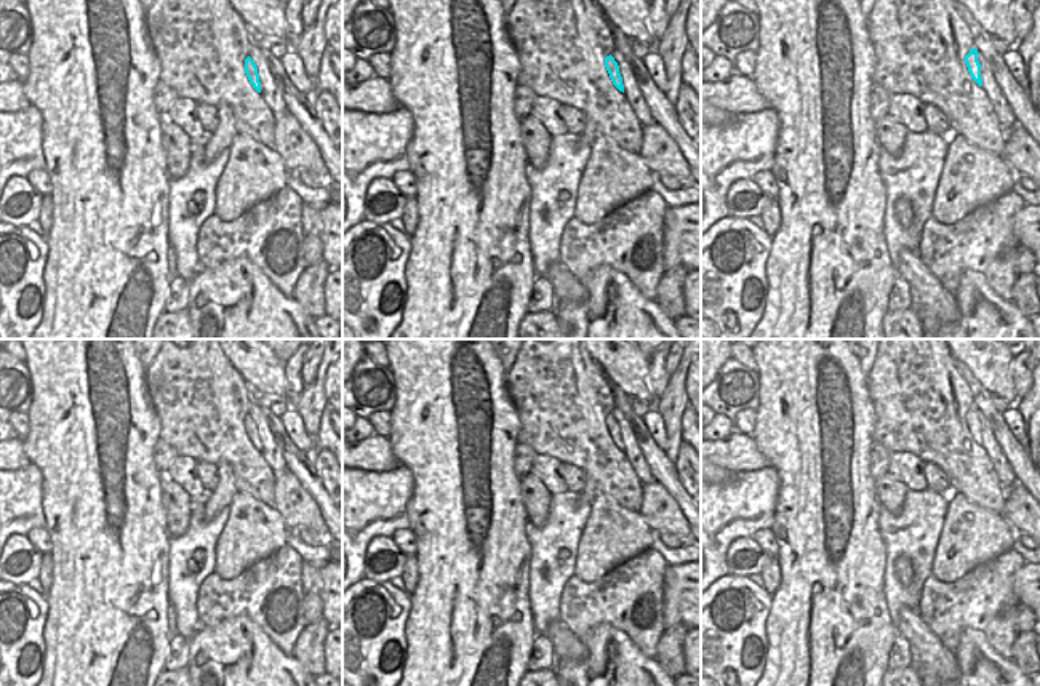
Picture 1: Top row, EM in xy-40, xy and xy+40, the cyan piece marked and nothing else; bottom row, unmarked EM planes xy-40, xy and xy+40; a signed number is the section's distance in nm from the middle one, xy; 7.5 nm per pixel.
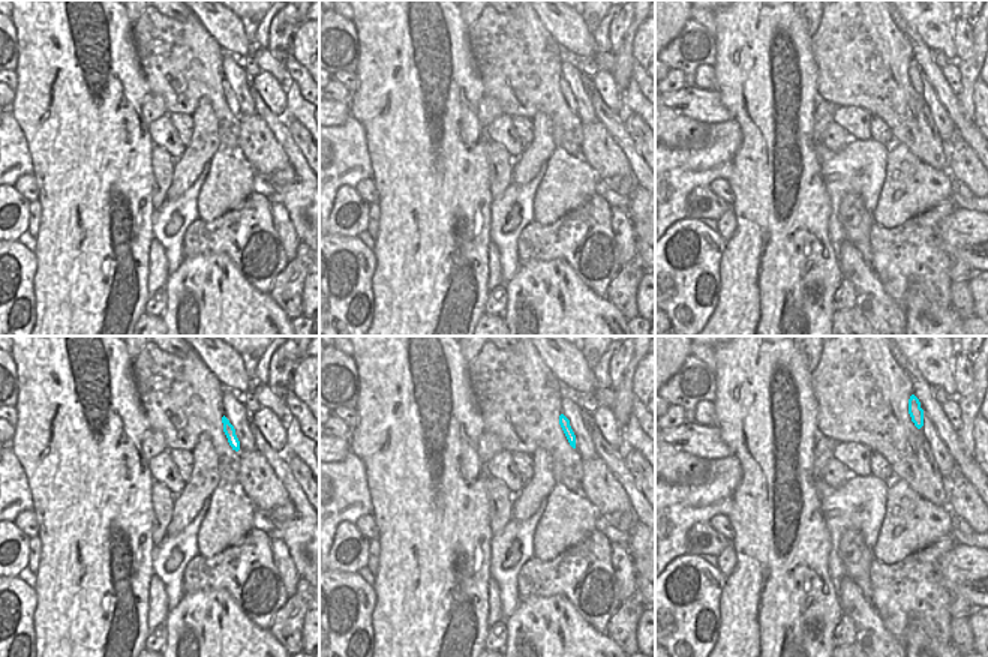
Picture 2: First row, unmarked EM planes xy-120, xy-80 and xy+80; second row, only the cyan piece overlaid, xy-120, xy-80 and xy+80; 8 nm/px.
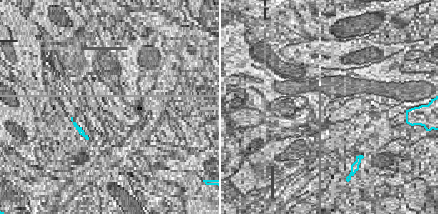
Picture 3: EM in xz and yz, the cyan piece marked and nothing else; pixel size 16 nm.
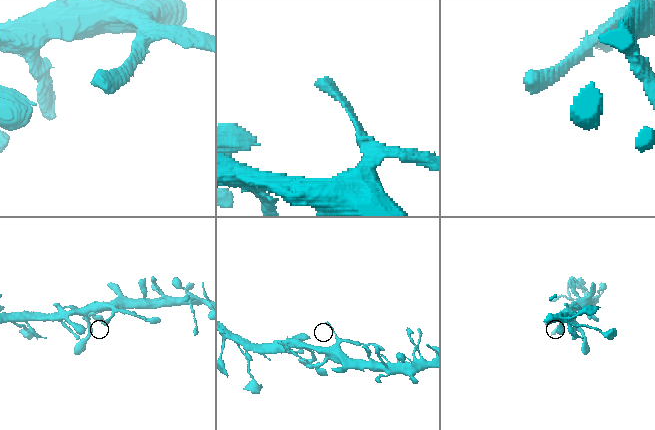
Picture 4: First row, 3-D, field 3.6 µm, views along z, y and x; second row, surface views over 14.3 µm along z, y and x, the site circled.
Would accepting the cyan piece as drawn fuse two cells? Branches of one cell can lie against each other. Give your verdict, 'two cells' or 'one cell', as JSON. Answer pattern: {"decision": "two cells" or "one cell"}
{"decision": "one cell"}

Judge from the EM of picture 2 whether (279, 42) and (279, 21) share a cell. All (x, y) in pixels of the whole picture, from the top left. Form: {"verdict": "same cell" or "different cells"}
{"verdict": "same cell"}

